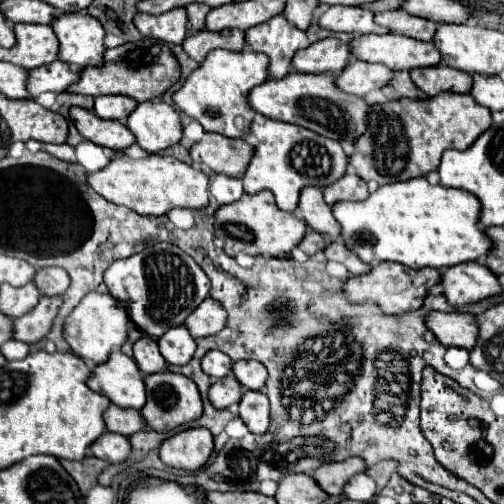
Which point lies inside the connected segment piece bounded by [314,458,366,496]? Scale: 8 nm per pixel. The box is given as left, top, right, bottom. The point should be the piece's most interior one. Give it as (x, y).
(332, 477)

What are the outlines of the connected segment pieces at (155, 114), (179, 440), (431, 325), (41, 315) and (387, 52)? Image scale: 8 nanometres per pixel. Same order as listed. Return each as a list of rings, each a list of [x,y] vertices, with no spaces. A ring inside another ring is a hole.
[[[142,102],[128,116],[126,126],[136,136],[136,144],[146,152],[160,152],[182,138],[178,112],[164,102]]]
[[[206,428],[182,430],[160,444],[160,458],[178,470],[200,470],[214,450],[214,436]]]
[[[428,312],[426,328],[434,332],[440,344],[466,350],[472,350],[478,336],[476,318],[468,312]]]
[[[42,296],[32,312],[14,320],[14,338],[26,344],[34,344],[46,338],[60,306],[62,306],[60,296],[52,296],[52,298]]]
[[[362,34],[350,42],[354,58],[364,62],[378,62],[390,70],[412,70],[422,66],[436,66],[440,52],[432,42],[414,40],[402,34]]]

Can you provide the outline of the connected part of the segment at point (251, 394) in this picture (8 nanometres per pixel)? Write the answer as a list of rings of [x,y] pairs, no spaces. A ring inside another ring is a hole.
[[[246,390],[240,400],[240,418],[252,434],[266,434],[270,428],[270,402],[264,392]]]

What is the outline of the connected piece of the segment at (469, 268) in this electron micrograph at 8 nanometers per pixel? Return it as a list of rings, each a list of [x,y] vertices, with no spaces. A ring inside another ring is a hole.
[[[480,262],[456,264],[454,268],[446,268],[442,272],[440,284],[444,288],[444,296],[456,308],[502,292],[498,278]]]

